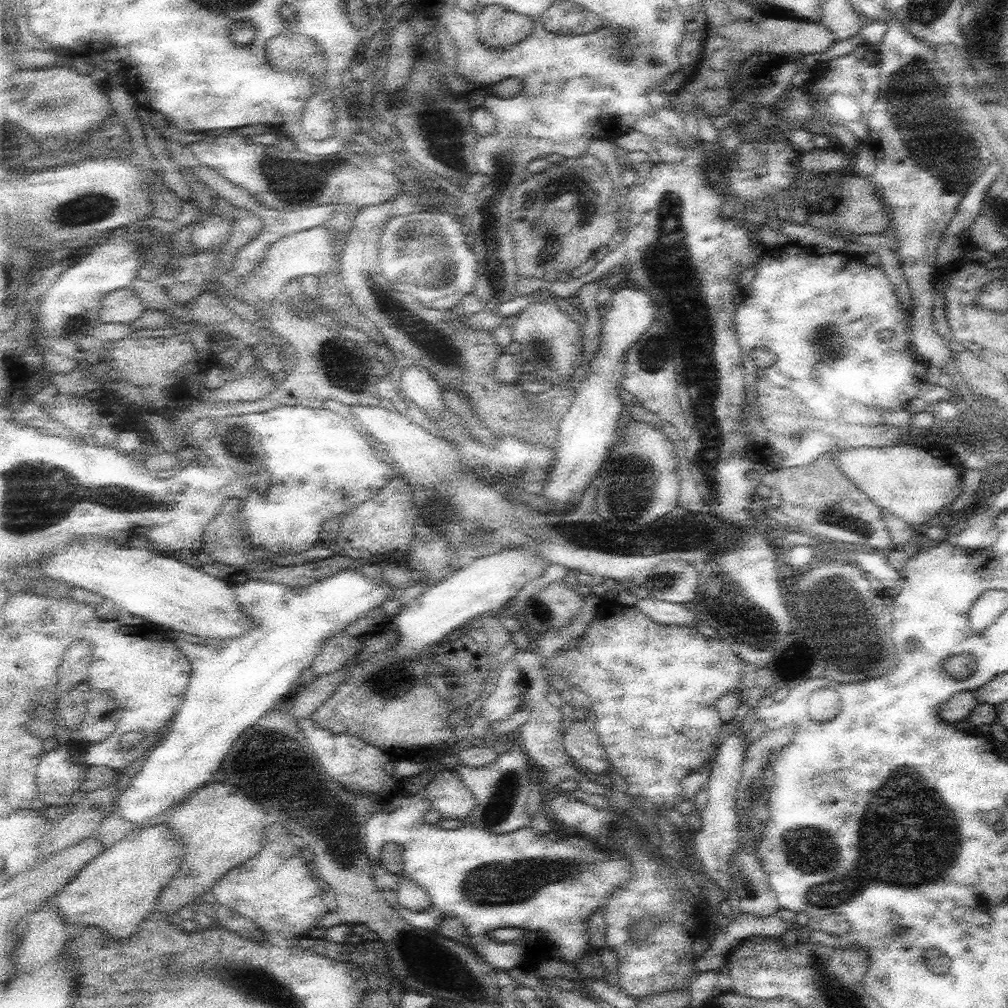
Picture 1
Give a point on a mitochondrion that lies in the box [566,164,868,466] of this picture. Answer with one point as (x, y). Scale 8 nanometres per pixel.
(664, 256)

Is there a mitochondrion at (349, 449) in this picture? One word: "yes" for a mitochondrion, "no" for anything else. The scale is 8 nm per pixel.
no

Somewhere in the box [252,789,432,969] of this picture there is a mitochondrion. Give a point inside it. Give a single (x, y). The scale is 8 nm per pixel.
(340, 848)

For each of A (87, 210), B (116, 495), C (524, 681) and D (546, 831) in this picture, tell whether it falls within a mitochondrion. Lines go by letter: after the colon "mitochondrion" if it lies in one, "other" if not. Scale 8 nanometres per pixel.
A: mitochondrion
B: mitochondrion
C: other
D: other

